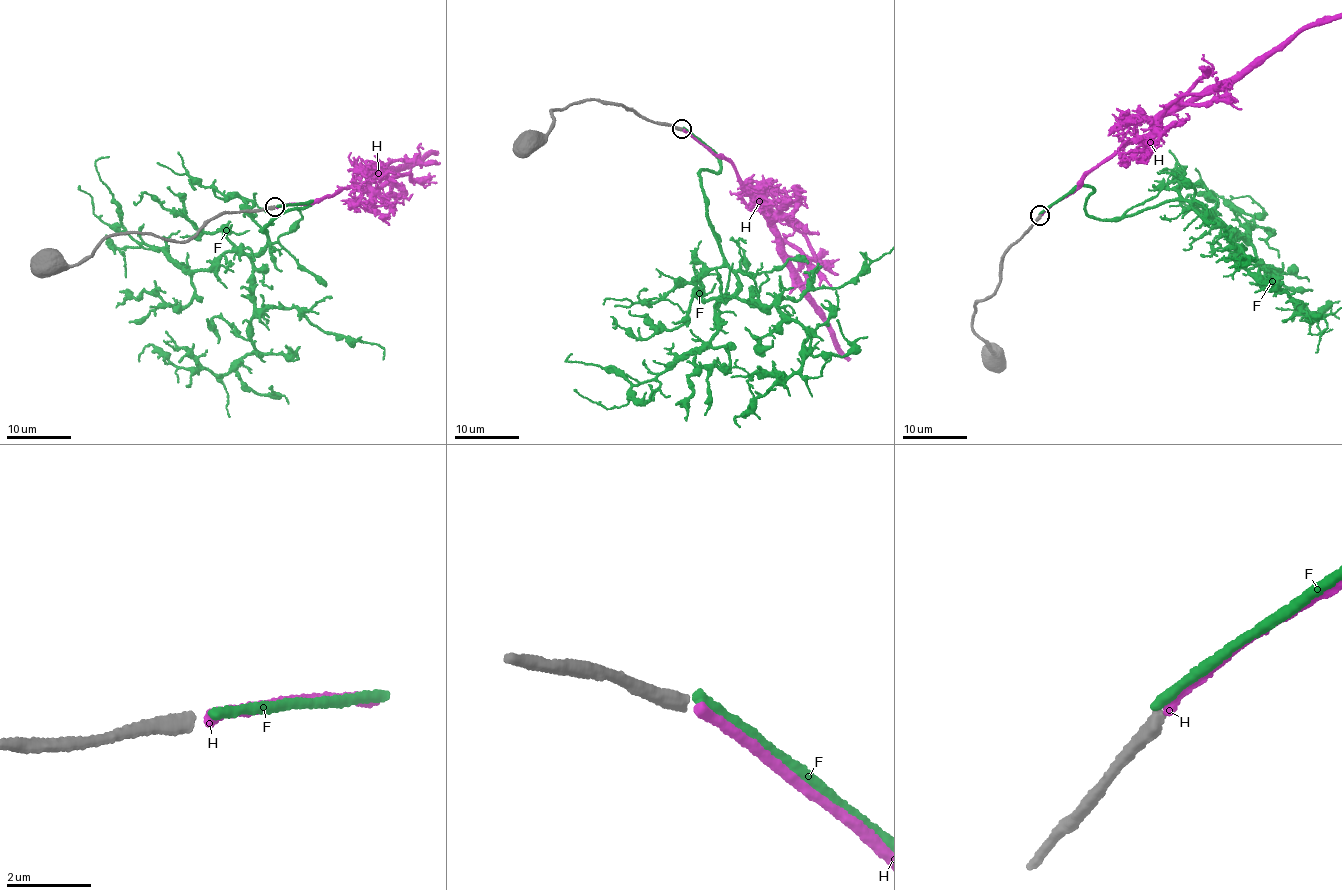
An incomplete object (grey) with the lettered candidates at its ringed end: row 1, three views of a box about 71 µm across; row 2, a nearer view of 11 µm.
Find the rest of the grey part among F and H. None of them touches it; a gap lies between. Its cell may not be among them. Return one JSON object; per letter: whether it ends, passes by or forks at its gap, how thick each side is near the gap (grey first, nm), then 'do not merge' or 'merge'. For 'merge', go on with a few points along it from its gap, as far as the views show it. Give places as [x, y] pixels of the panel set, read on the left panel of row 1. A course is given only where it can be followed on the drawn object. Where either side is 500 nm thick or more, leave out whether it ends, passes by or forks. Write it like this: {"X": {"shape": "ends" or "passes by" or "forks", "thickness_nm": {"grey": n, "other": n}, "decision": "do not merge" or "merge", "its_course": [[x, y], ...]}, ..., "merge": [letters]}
{"F": {"shape": "ends", "thickness_nm": {"grey": 360, "other": 240}, "decision": "do not merge"}, "H": {"shape": "ends", "thickness_nm": {"grey": 360, "other": 260}, "decision": "merge"}, "merge": ["H"]}

